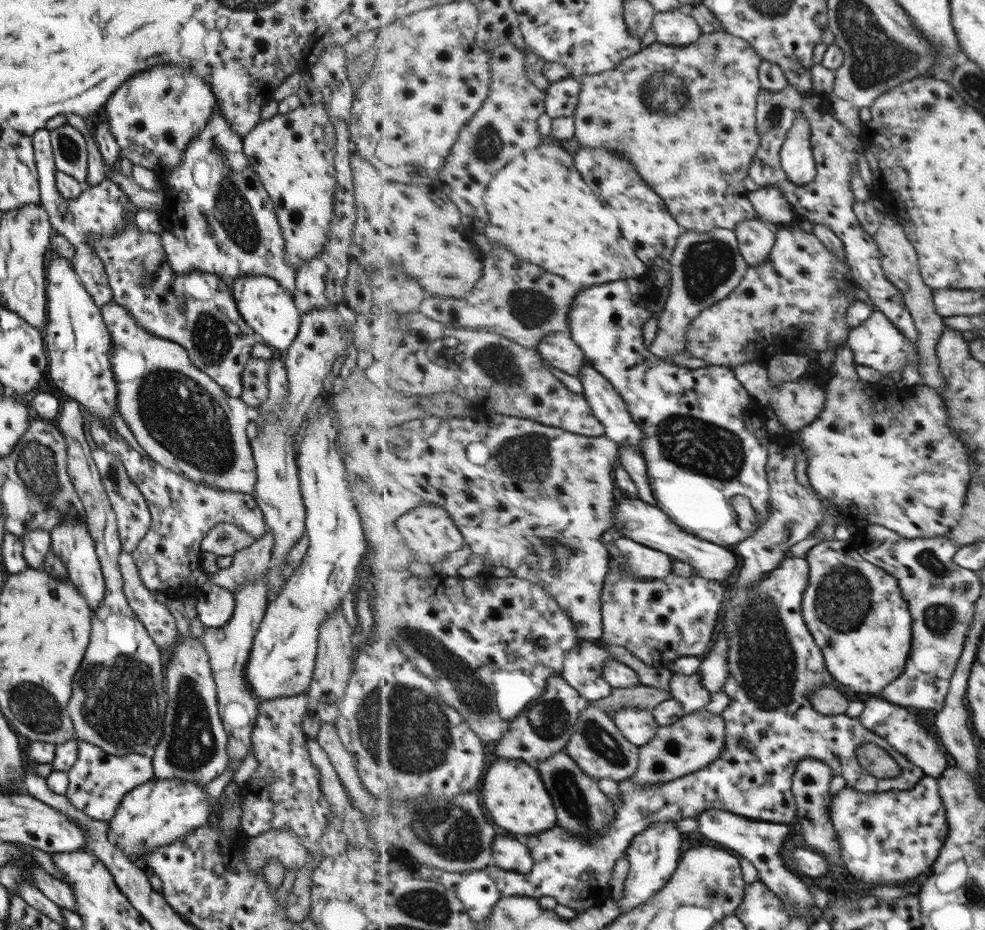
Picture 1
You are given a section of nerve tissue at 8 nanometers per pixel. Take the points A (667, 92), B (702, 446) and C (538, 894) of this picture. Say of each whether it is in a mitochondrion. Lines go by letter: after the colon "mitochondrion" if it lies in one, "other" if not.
A: mitochondrion
B: mitochondrion
C: other

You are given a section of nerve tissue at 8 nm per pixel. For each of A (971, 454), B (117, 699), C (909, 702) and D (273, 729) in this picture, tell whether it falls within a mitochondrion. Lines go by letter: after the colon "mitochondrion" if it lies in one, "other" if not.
A: other
B: mitochondrion
C: other
D: other

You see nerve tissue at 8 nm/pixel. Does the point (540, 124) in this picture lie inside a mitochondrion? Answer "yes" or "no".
no

